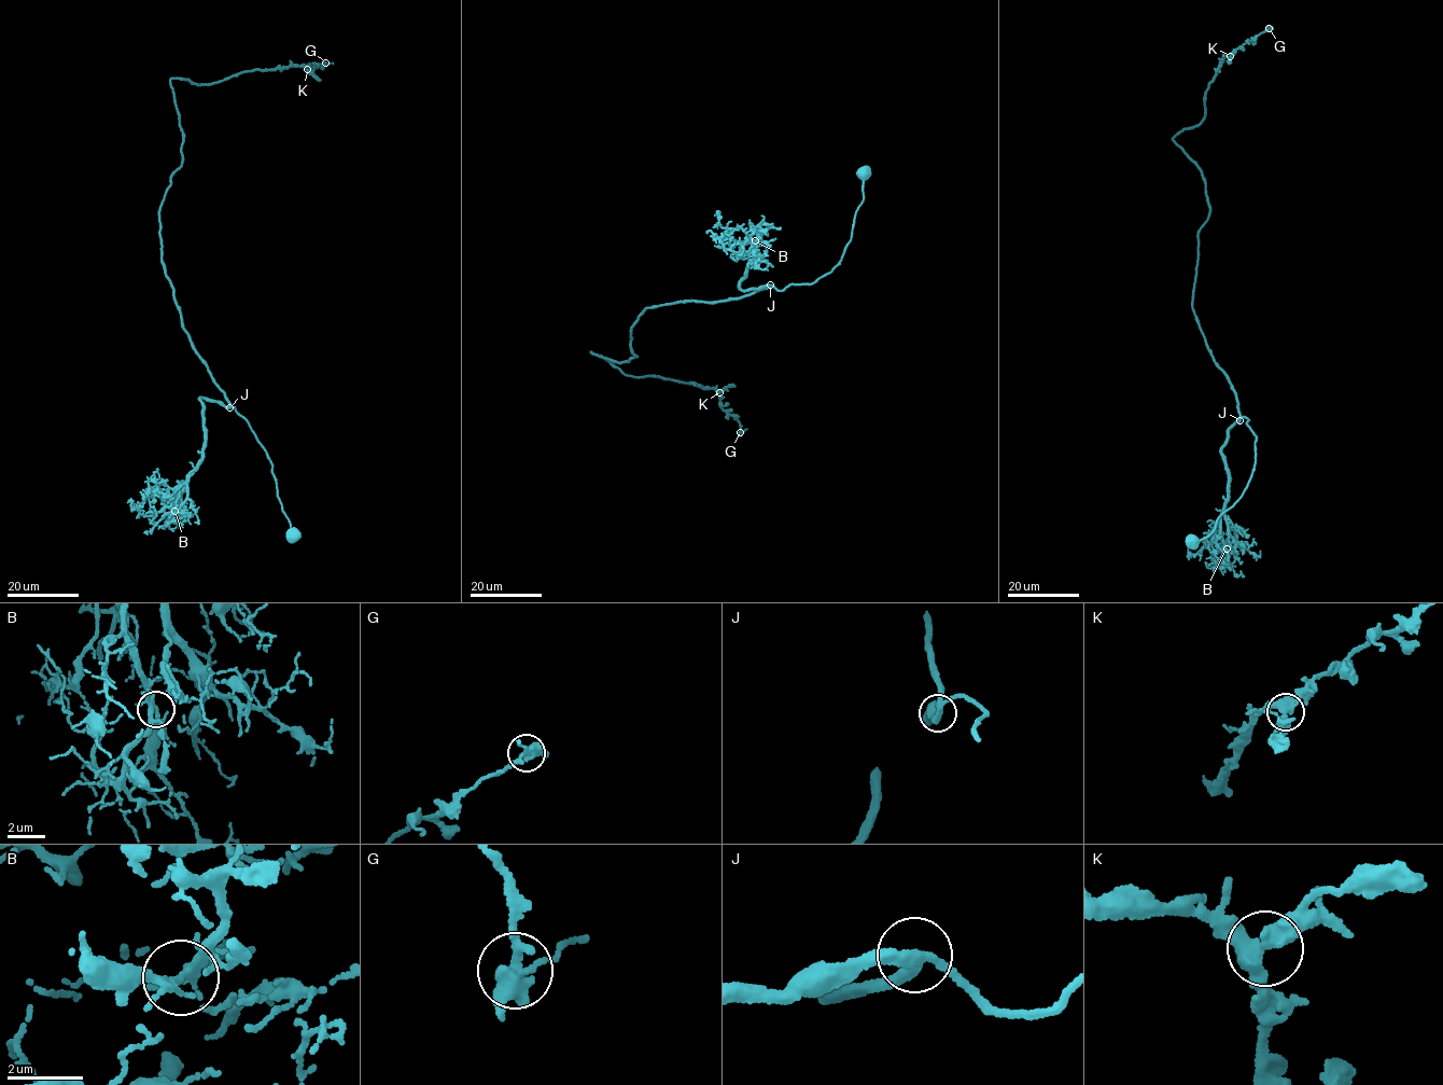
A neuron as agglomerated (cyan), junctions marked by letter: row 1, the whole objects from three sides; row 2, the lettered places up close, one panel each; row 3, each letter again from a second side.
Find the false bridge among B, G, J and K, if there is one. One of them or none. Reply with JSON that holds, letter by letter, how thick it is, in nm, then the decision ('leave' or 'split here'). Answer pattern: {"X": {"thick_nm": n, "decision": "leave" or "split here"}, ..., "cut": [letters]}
{"B": {"thick_nm": 240, "decision": "leave"}, "G": {"thick_nm": 360, "decision": "leave"}, "J": {"thick_nm": 280, "decision": "leave"}, "K": {"thick_nm": 400, "decision": "leave"}, "cut": []}

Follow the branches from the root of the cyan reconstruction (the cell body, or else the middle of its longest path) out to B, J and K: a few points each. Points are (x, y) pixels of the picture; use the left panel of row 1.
B: (293, 534), (272, 463), (249, 422), (233, 406), (206, 398), (201, 461), (174, 511)
J: (293, 534), (289, 533), (290, 520), (282, 510), (272, 463), (249, 422), (229, 407)
K: (293, 534), (266, 450), (183, 327), (158, 210), (182, 164), (170, 79), (208, 84), (307, 69)

